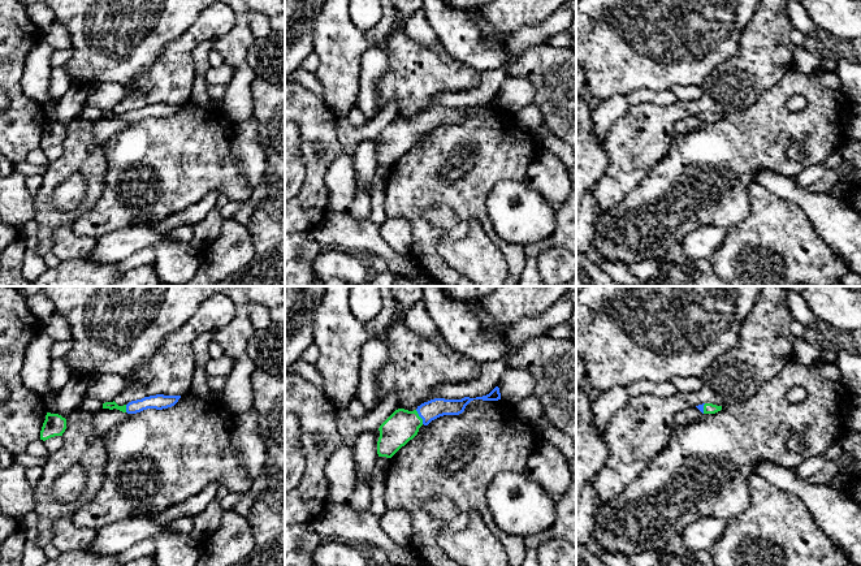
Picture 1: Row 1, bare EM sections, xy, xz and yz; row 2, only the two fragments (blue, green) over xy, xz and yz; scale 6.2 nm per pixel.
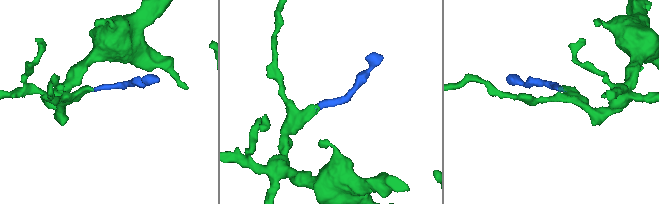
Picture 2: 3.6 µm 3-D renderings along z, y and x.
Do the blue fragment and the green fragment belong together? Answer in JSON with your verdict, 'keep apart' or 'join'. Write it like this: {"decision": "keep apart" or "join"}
{"decision": "join"}

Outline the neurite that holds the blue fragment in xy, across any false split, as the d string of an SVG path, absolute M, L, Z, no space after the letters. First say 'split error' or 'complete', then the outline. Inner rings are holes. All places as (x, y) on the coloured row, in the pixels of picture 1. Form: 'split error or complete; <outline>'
split error; M156 394L142 399L131 401L127 405L118 406L114 401L103 403L103 409L117 409L122 412L137 414L147 409L163 410L174 406L181 396Z

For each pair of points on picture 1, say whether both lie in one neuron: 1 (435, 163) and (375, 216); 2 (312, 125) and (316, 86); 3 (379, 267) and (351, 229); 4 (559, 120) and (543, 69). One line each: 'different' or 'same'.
1: different
2: different
3: different
4: same

